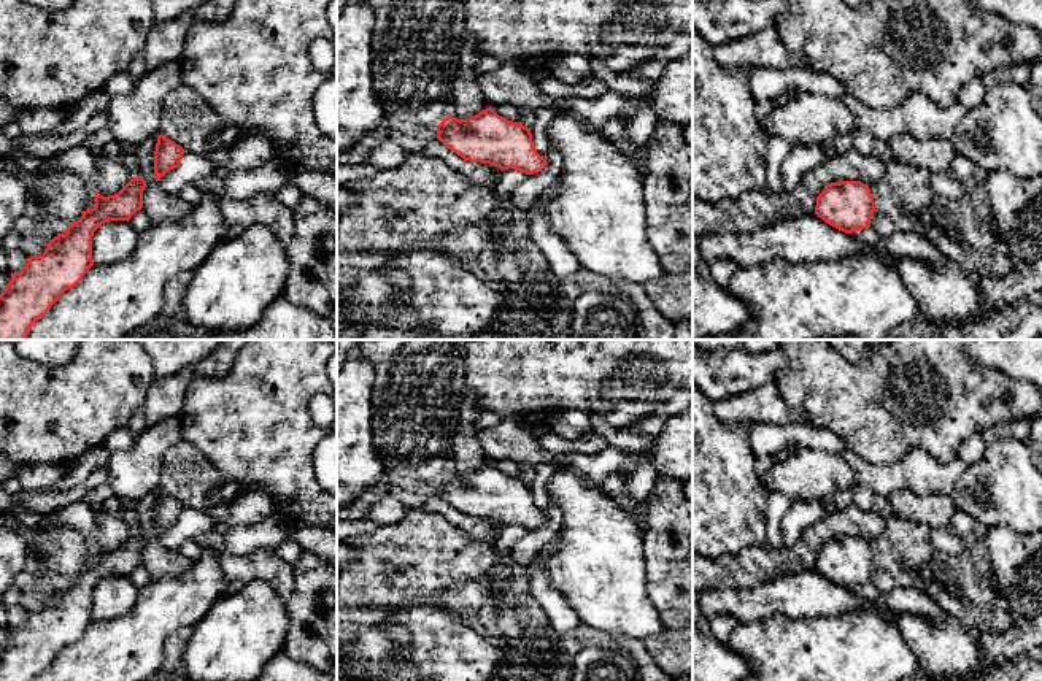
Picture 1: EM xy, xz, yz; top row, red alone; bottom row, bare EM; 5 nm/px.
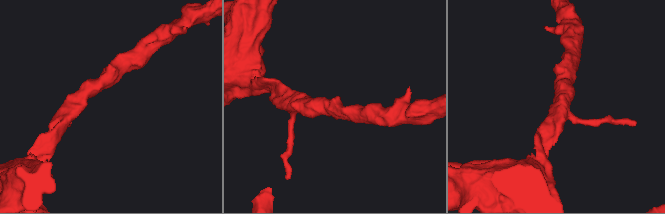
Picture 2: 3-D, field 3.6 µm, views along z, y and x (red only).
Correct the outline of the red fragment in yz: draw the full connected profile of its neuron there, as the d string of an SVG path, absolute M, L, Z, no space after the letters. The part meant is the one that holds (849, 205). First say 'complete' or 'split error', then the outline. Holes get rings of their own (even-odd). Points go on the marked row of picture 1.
complete; M840 181L824 186L816 197L815 214L826 224L853 233L870 227L875 202L867 184Z

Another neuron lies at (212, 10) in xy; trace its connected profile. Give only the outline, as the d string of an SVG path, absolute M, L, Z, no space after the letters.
M206 0L192 10L192 16L200 22L222 22L232 16L238 0Z

